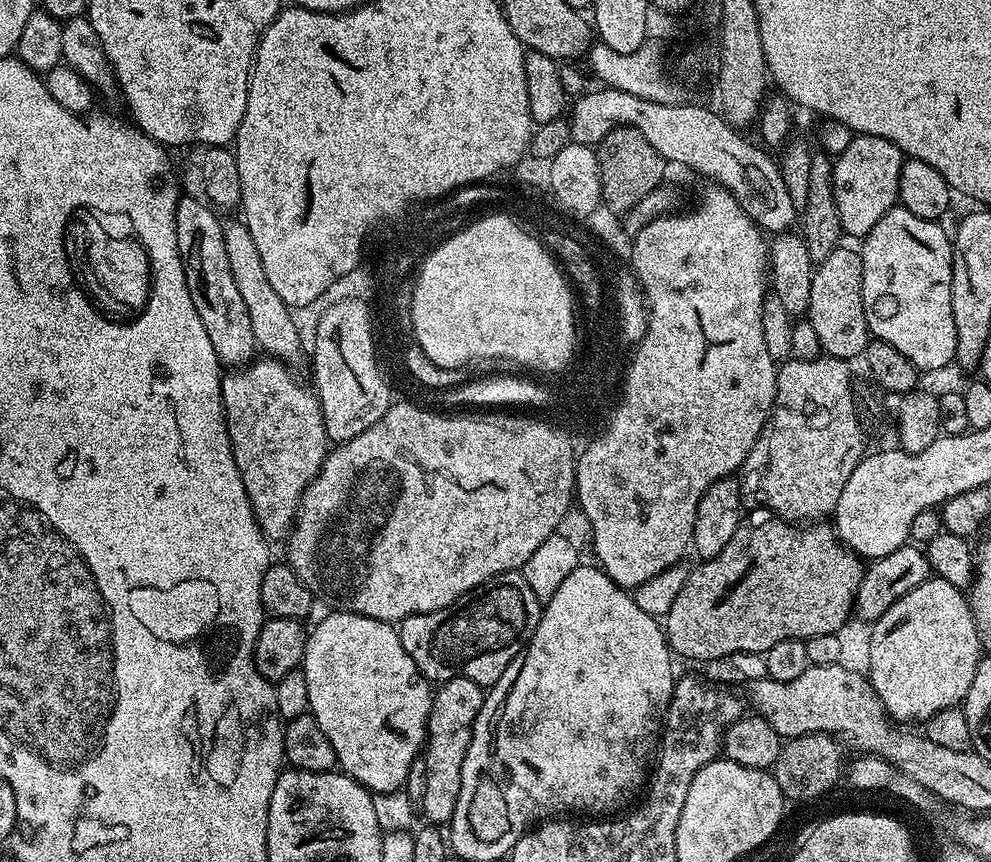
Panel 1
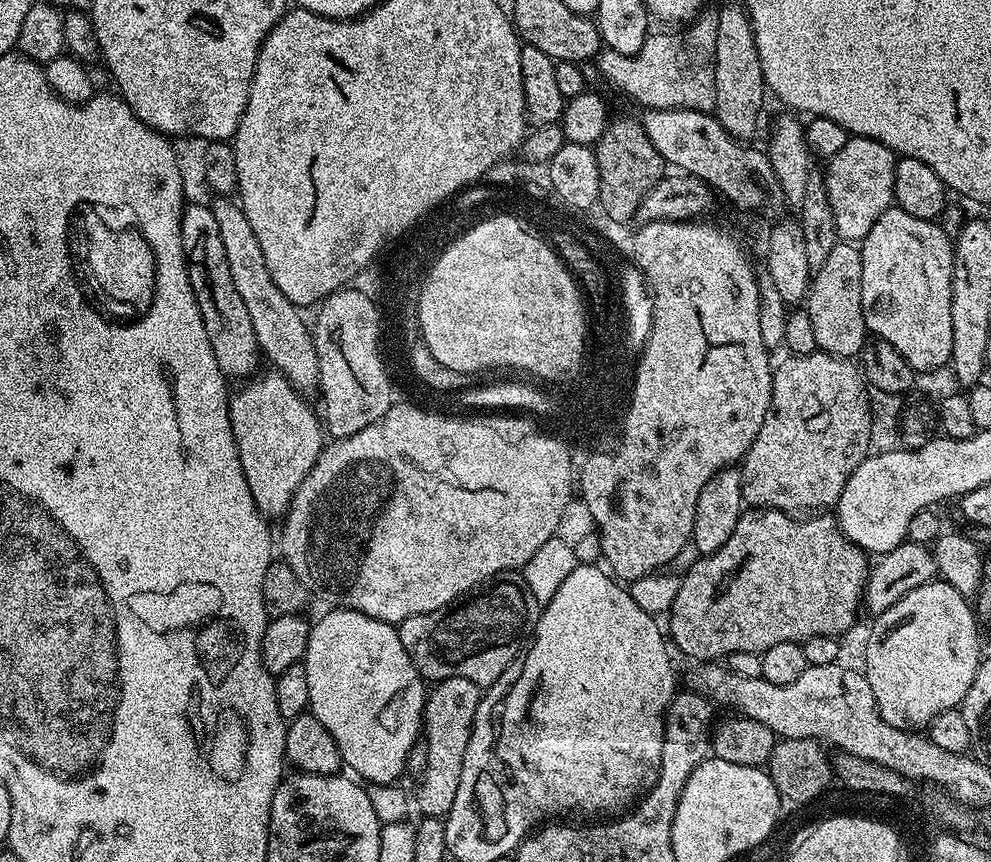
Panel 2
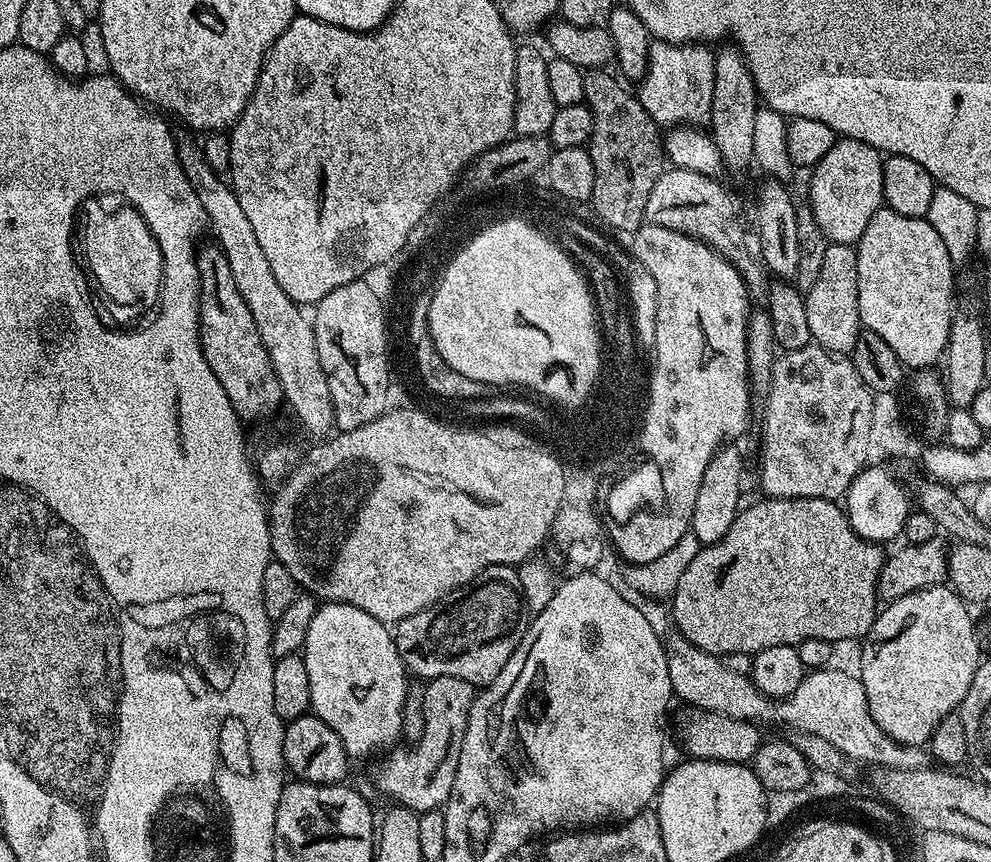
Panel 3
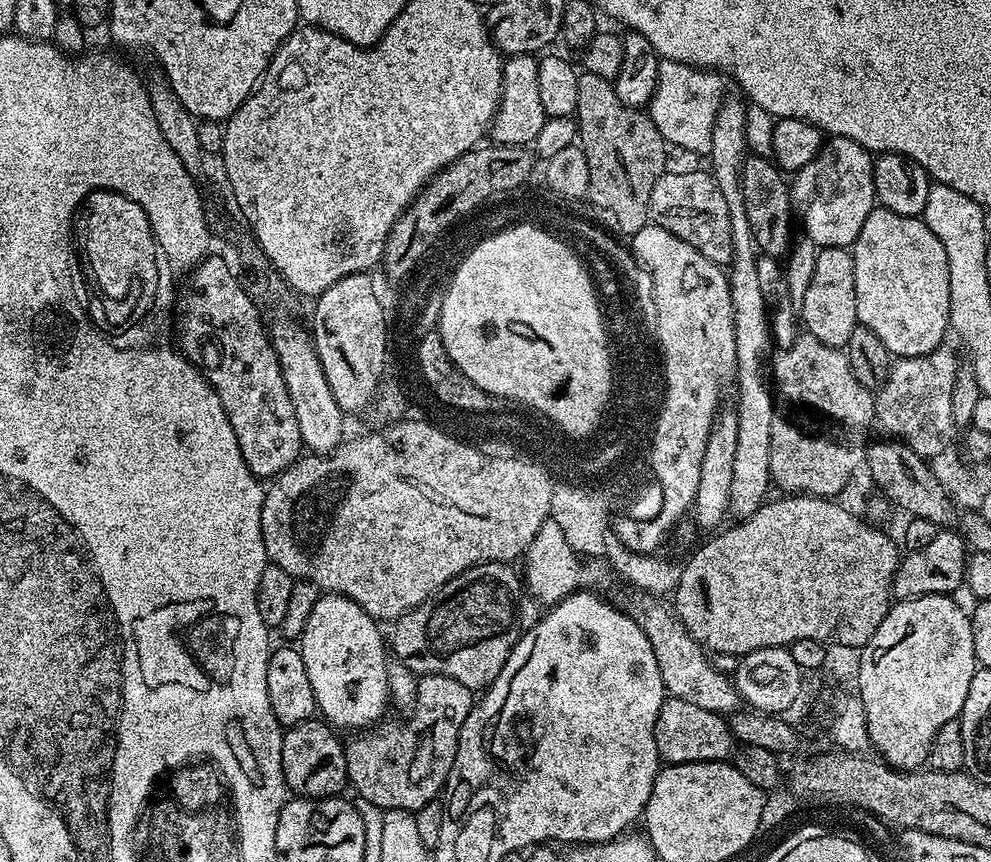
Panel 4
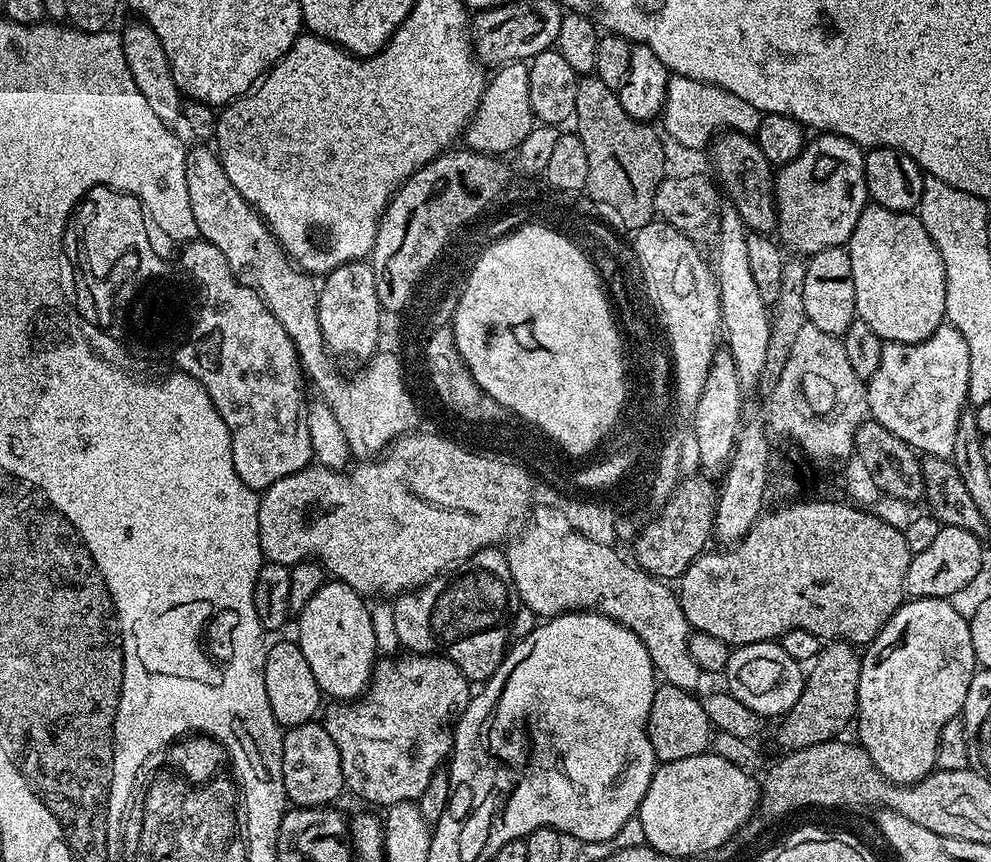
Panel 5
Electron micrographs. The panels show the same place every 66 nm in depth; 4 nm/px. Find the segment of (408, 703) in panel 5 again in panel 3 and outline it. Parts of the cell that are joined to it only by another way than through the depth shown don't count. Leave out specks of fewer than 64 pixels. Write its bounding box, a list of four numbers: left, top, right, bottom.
[372,676,477,814]

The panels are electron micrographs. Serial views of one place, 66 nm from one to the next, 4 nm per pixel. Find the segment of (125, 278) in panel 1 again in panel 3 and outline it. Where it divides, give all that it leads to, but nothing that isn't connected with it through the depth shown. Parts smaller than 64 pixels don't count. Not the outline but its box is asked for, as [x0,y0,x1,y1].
[74,198,164,326]

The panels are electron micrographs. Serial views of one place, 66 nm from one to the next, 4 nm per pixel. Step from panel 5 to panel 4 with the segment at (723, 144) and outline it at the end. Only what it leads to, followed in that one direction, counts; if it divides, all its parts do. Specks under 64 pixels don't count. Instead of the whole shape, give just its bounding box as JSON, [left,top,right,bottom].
[740,154,794,258]

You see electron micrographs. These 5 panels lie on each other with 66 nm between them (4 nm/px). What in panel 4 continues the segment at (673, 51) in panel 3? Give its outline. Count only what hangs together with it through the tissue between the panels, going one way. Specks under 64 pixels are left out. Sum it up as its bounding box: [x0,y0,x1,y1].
[648,59,726,156]

